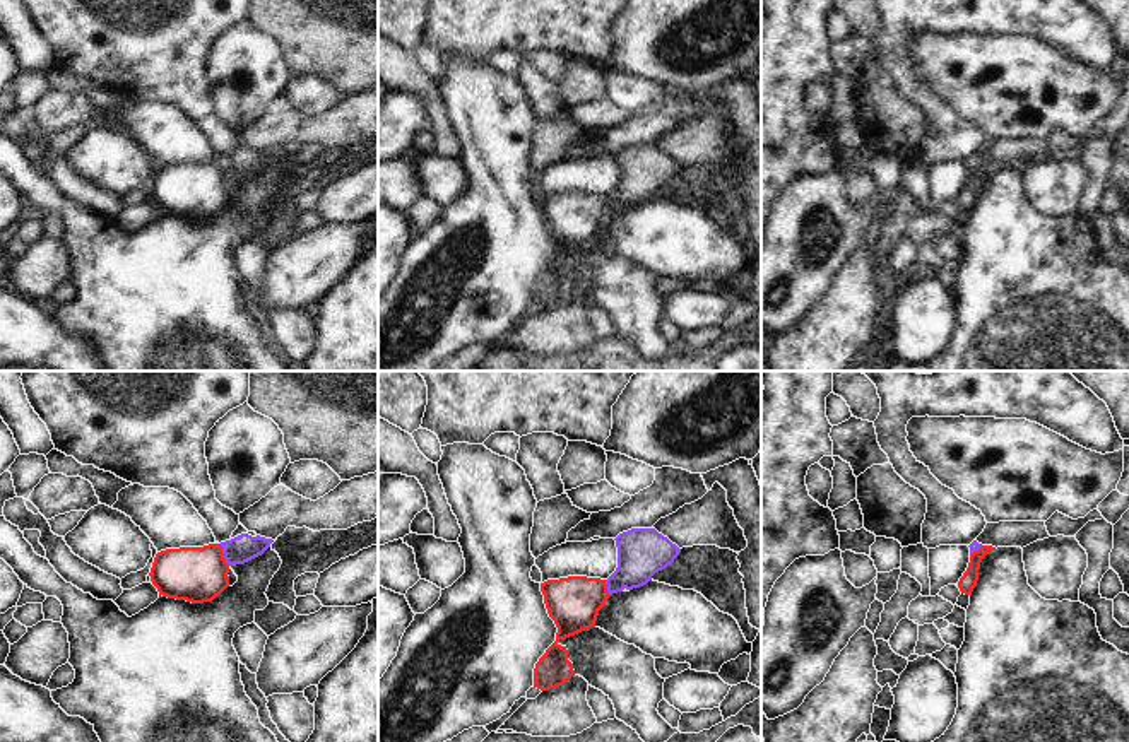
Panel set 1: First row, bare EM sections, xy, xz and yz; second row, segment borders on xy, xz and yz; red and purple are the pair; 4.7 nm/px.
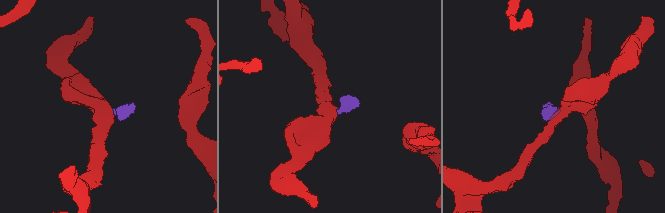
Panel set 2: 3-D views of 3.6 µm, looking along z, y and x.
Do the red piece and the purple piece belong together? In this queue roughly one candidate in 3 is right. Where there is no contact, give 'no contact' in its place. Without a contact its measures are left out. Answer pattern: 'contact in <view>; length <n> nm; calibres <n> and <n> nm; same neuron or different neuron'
contact in xy; length 120 nm; calibres 260 and 130 nm; different neuron

